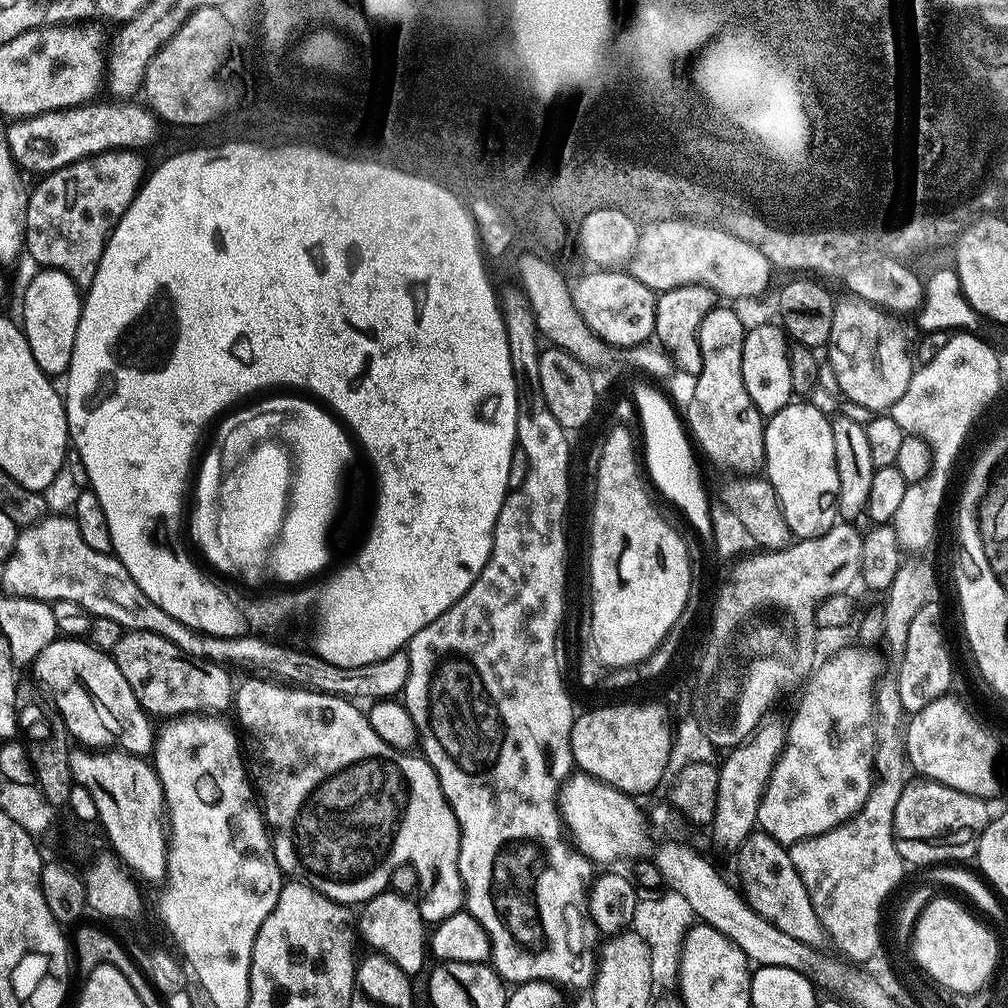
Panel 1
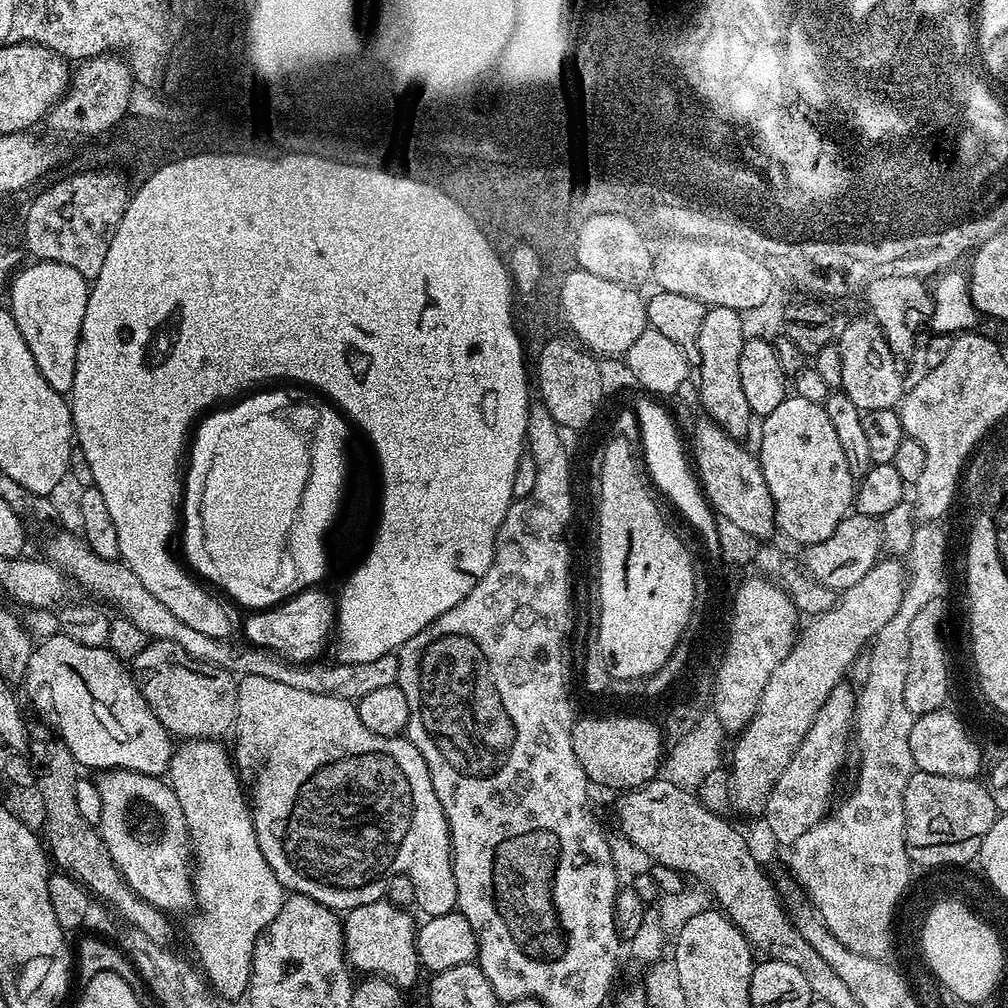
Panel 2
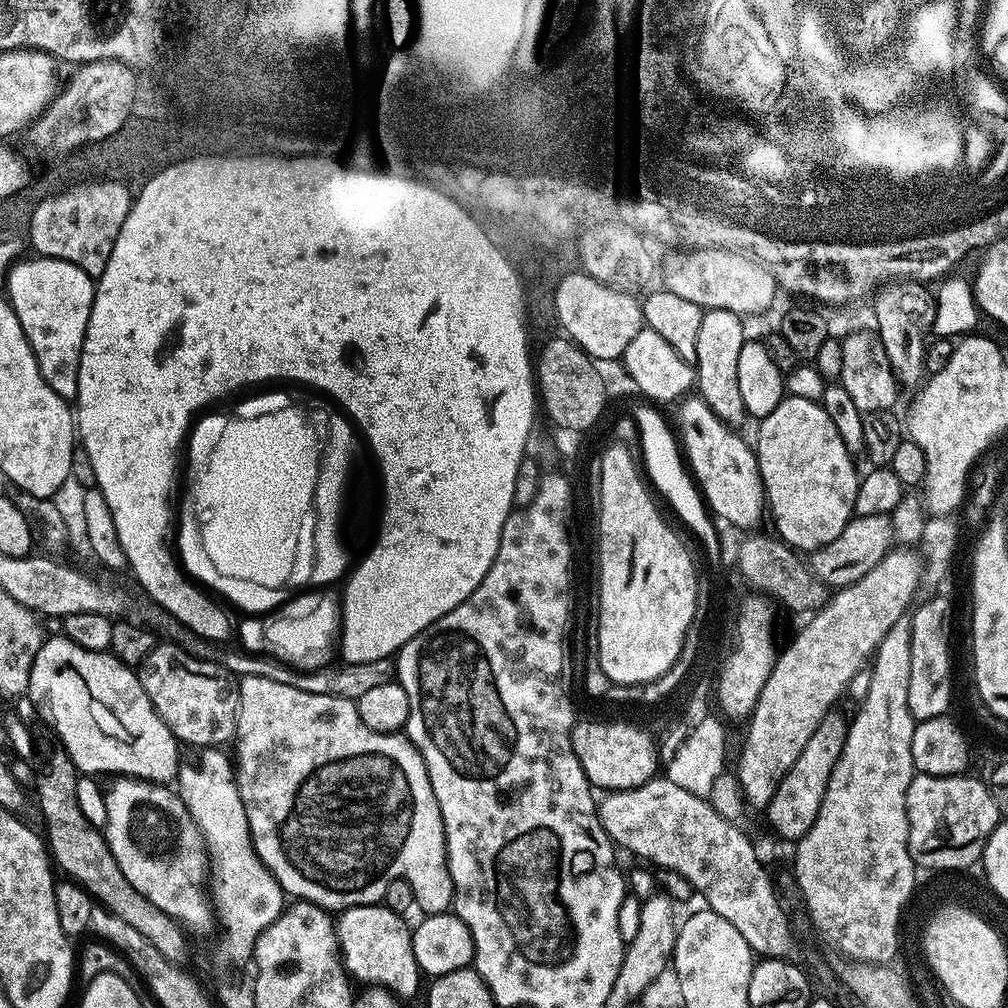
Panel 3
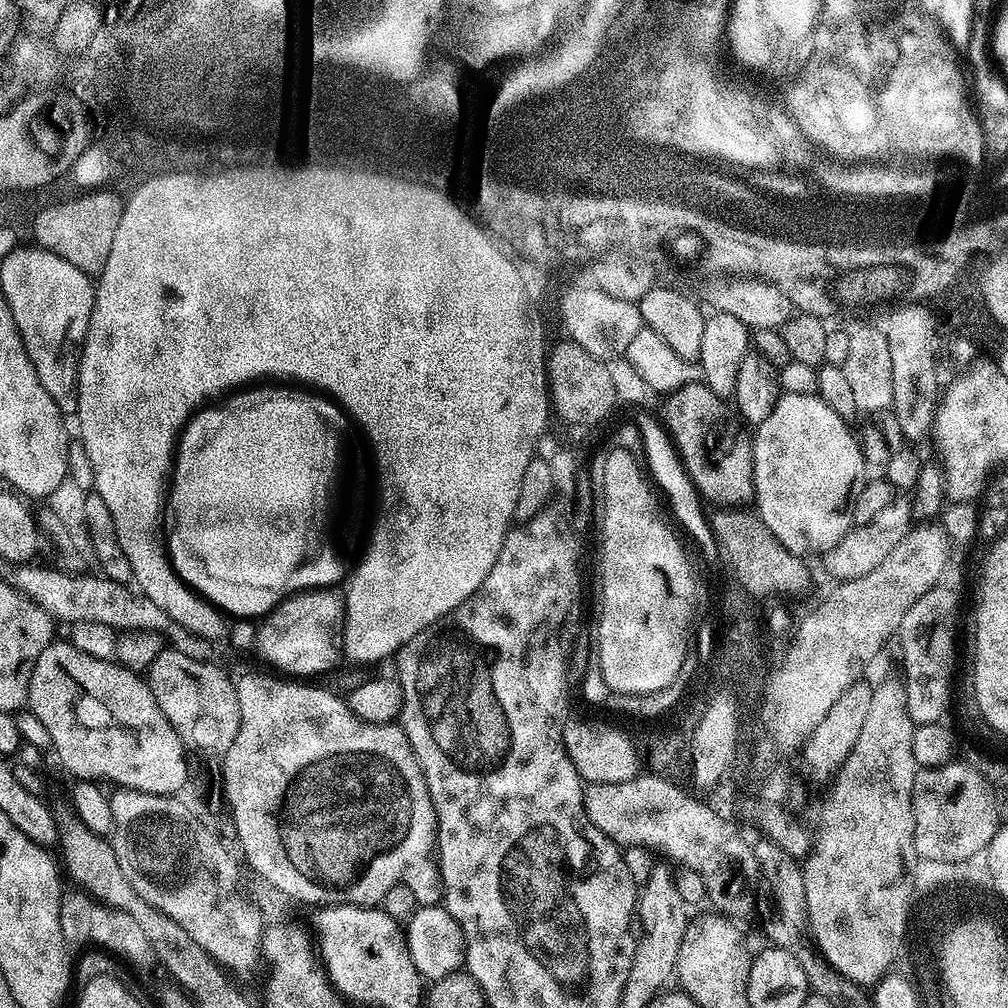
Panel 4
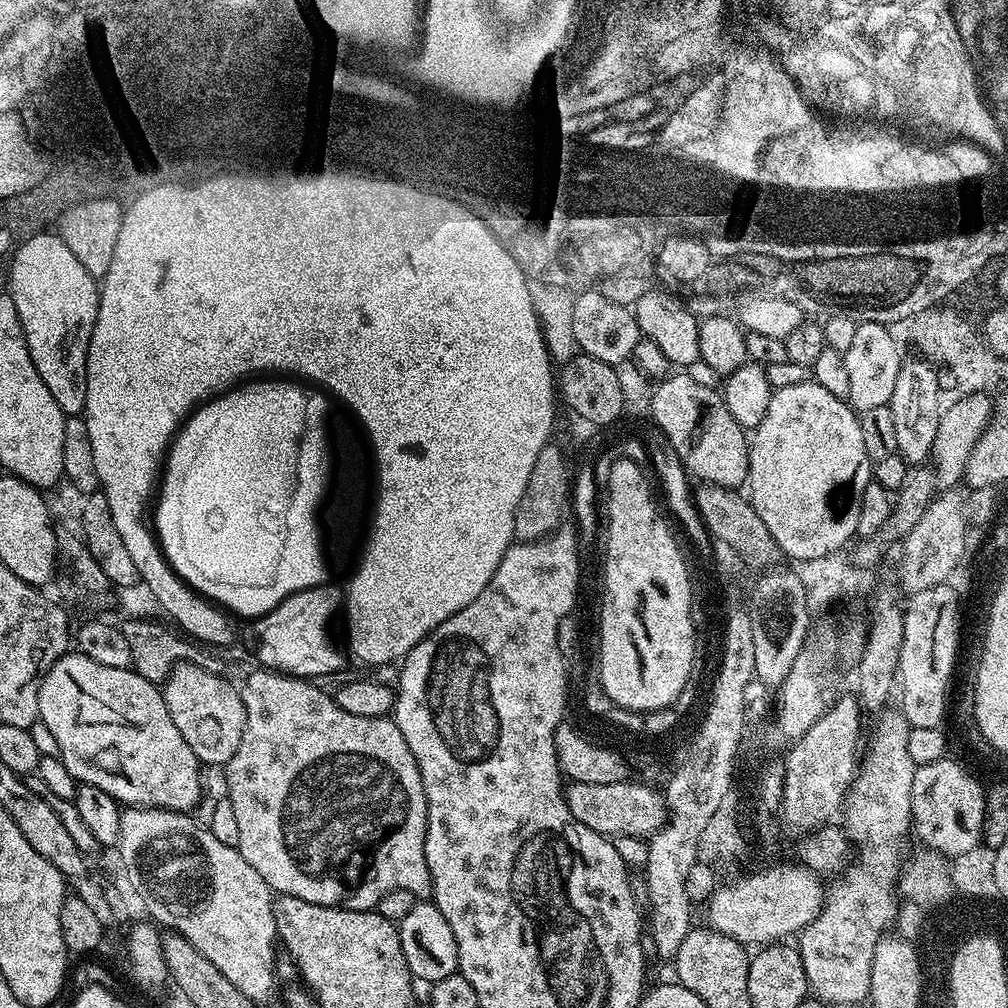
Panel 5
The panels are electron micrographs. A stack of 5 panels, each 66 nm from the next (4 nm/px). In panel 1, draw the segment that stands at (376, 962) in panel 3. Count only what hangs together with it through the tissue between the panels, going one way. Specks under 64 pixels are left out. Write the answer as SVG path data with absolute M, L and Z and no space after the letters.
M391 890L383 891L377 896L369 895L359 909L359 939L361 936L372 947L369 949L373 953L390 958L390 962L394 962L410 978L415 977L415 972L425 971L426 925L420 913L420 905L411 896L402 896Z

